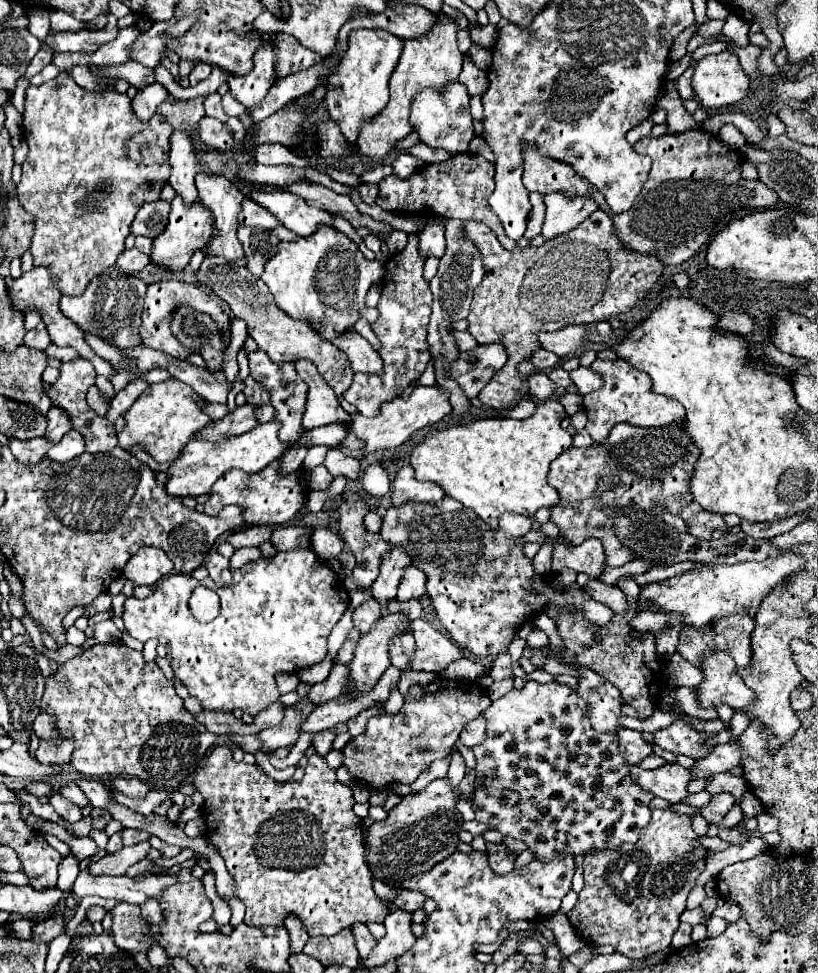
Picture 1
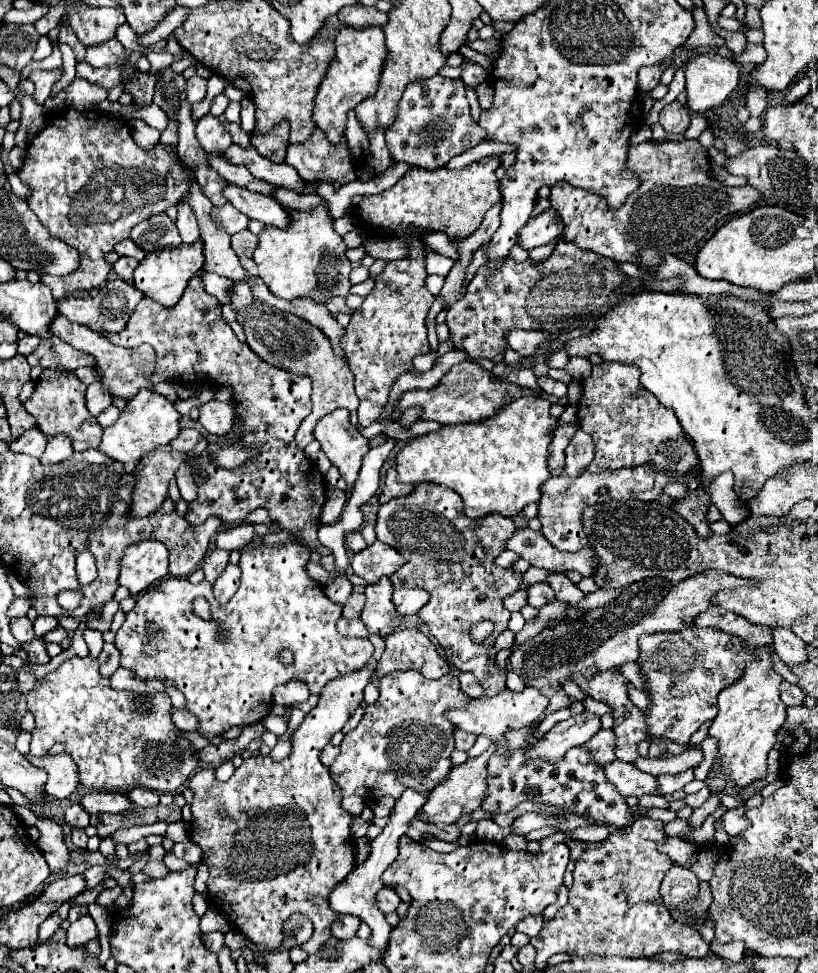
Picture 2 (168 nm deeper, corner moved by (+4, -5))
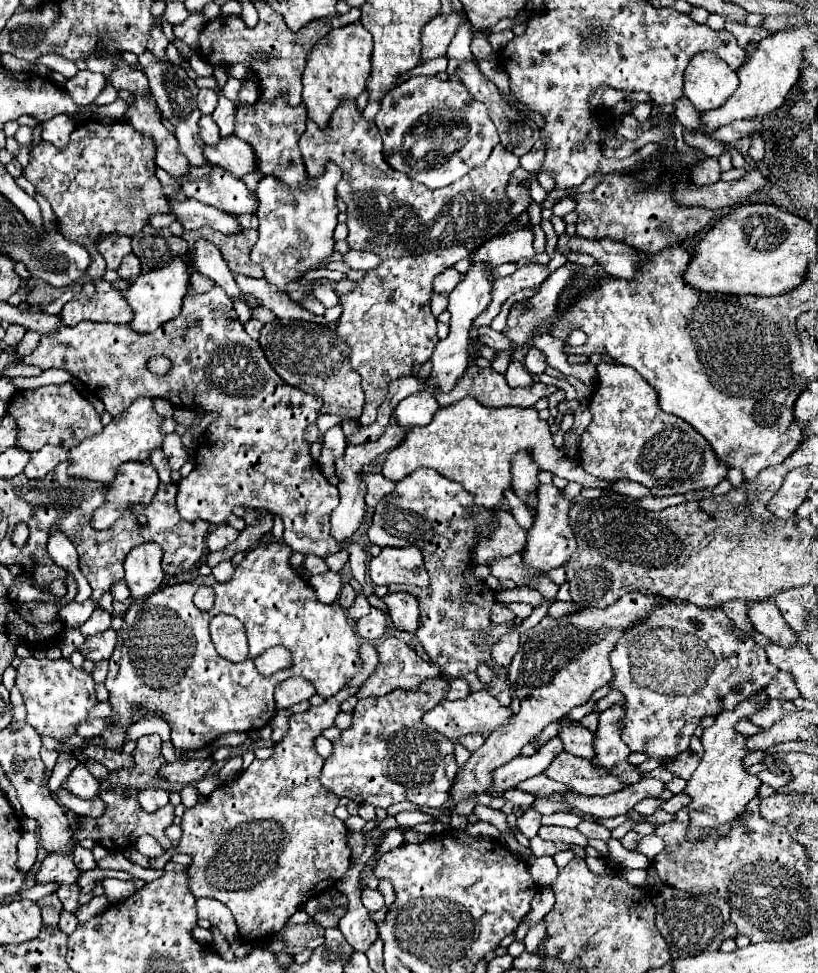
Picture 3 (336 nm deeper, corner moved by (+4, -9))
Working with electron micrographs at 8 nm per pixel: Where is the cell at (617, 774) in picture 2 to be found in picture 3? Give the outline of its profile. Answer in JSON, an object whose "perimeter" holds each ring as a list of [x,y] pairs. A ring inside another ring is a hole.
{"perimeter":[[[561,752],[561,756],[553,760],[545,774],[585,796],[607,796],[625,788],[619,776],[615,776],[607,768],[595,766],[593,762],[577,758],[569,752]]]}

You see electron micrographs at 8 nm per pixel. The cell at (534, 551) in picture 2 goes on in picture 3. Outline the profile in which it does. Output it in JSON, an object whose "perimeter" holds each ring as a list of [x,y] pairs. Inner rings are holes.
{"perimeter":[[[497,510],[497,520],[497,532],[481,540],[481,544],[477,546],[477,554],[473,554],[475,564],[489,564],[493,560],[525,552],[527,530],[523,530],[507,510]]]}

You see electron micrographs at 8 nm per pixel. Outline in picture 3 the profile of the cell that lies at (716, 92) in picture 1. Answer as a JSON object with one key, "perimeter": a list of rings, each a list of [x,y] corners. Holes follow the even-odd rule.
{"perimeter":[[[701,52],[701,54],[693,56],[689,60],[689,66],[685,68],[685,74],[683,74],[683,96],[689,98],[691,104],[699,112],[707,112],[707,110],[713,110],[713,108],[721,106],[737,90],[737,84],[739,84],[739,78],[737,78],[735,70],[731,70],[717,54]]]}

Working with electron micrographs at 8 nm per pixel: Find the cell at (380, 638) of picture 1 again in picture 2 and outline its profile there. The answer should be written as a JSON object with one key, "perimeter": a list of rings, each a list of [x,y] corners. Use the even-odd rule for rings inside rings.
{"perimeter":[[[371,634],[369,640],[374,646],[373,658],[361,670],[327,684],[325,692],[319,696],[319,704],[305,714],[301,726],[293,732],[289,758],[285,758],[283,762],[275,762],[269,754],[251,756],[249,760],[243,760],[243,764],[227,782],[215,780],[215,770],[211,766],[199,770],[193,778],[189,778],[189,788],[195,792],[195,798],[191,802],[191,840],[201,846],[201,862],[209,868],[209,898],[229,916],[229,920],[241,934],[265,948],[277,948],[285,940],[283,922],[293,912],[301,912],[311,918],[315,926],[311,938],[313,954],[331,936],[329,928],[339,916],[329,908],[327,898],[335,884],[343,882],[355,866],[355,852],[351,842],[353,816],[343,810],[341,790],[329,776],[327,766],[321,764],[319,754],[323,746],[329,744],[331,736],[343,728],[343,724],[363,702],[363,690],[369,684],[373,670],[385,649],[383,638]]]}

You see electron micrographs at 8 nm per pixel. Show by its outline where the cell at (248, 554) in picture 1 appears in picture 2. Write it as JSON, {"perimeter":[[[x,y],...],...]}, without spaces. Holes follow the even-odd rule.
{"perimeter":[[[227,564],[221,578],[217,578],[213,584],[214,596],[221,606],[225,606],[237,588],[239,588],[239,568],[233,564]]]}

